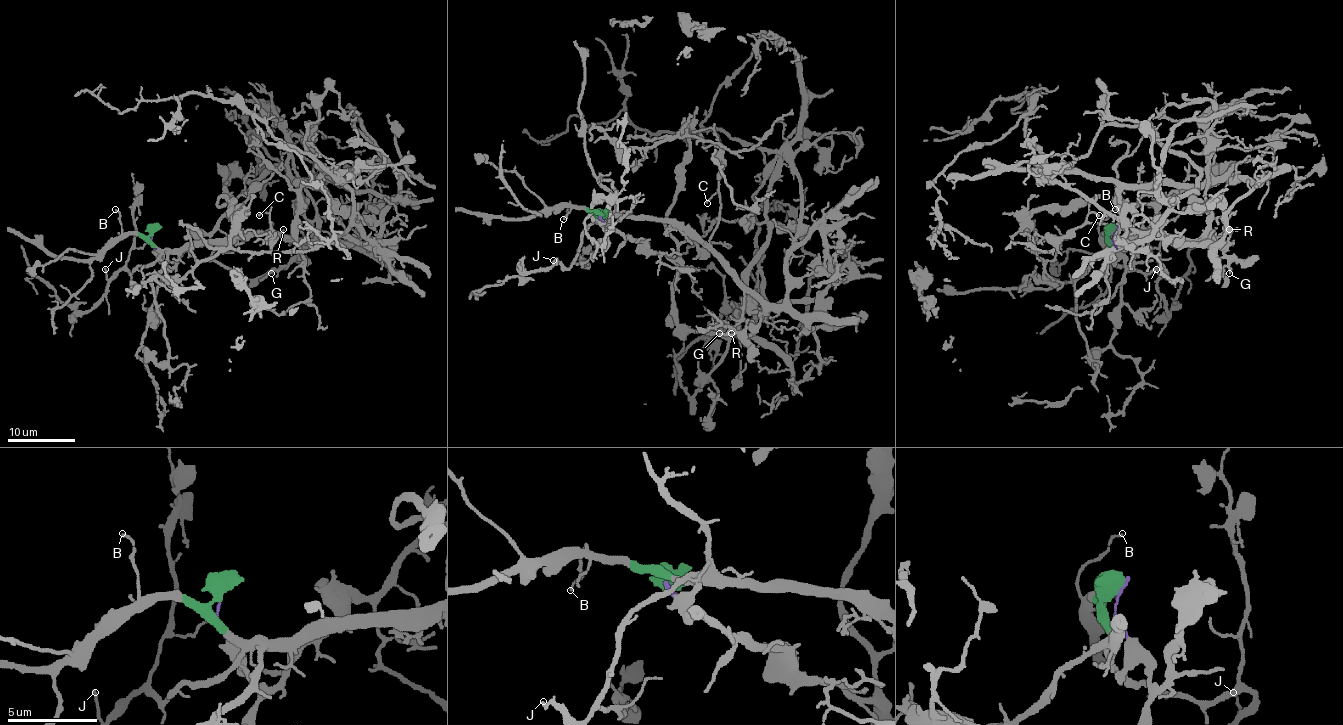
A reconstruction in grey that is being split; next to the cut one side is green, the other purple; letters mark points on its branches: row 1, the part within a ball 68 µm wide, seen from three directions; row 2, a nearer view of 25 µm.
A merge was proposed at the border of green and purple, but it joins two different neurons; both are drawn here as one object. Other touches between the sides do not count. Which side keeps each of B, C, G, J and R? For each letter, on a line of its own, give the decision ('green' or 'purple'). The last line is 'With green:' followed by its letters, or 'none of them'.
B: green
C: green
G: purple
J: green
R: green
With green: B, C, J, R

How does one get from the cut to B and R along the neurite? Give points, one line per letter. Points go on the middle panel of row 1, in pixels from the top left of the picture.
B: (602, 218), (595, 210), (575, 208), (570, 203), (568, 213), (563, 218)
R: (602, 218), (597, 211), (610, 217), (675, 220), (695, 235), (745, 296), (743, 318), (729, 327), (731, 334)

